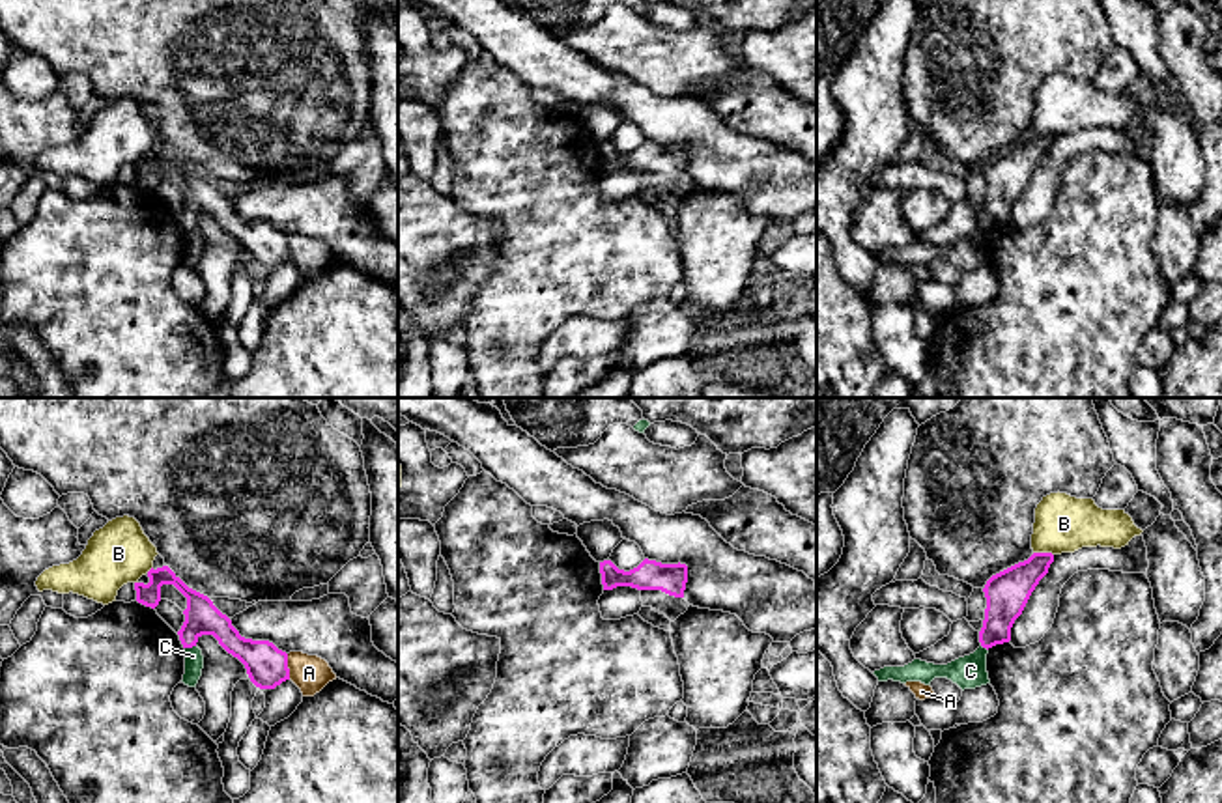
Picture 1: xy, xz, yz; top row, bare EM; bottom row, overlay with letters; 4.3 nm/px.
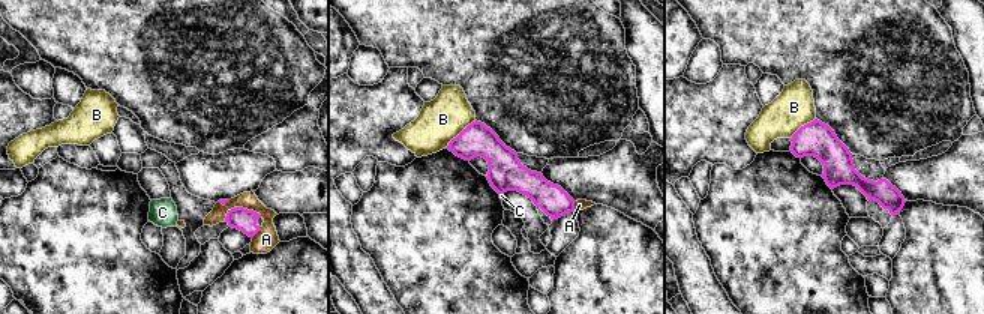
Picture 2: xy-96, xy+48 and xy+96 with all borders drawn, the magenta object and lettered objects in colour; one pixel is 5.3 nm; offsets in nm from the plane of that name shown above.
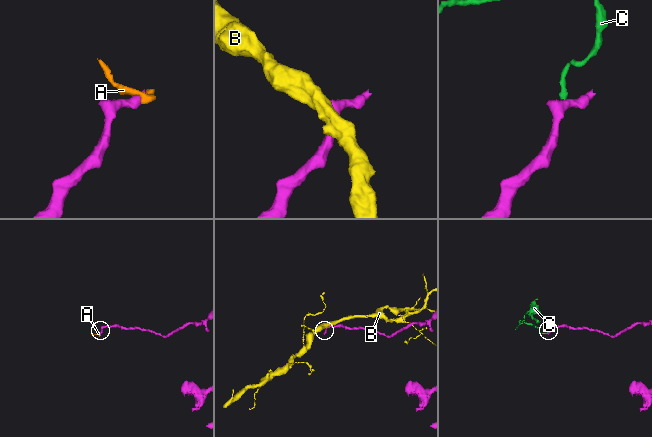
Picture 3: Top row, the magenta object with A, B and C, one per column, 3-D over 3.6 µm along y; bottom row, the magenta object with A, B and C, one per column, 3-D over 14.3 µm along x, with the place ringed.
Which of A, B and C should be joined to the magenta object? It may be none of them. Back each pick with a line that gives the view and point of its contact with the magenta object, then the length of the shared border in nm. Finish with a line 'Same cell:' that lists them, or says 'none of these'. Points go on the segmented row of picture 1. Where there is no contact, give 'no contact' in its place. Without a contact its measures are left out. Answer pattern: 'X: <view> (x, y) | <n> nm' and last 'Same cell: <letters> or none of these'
Same cell: none of these

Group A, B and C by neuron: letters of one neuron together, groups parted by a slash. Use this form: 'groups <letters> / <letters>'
groups A / B / C

